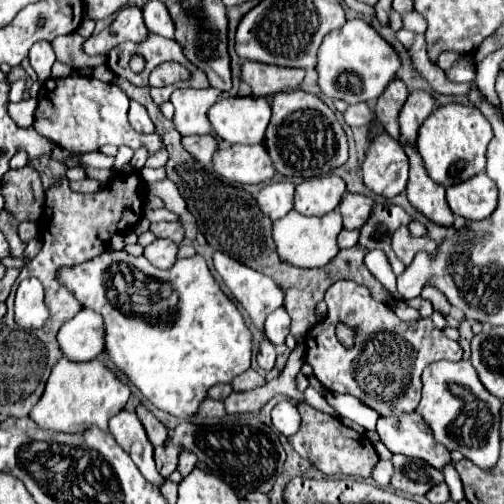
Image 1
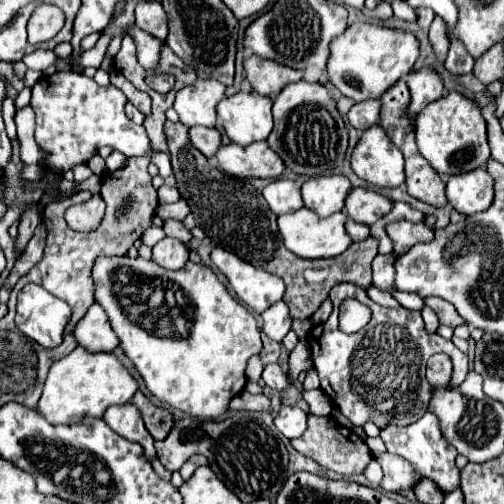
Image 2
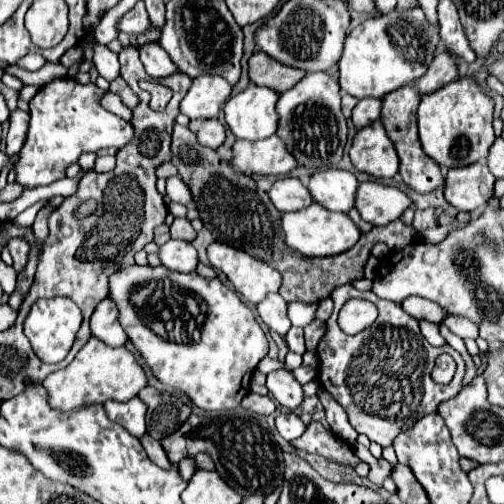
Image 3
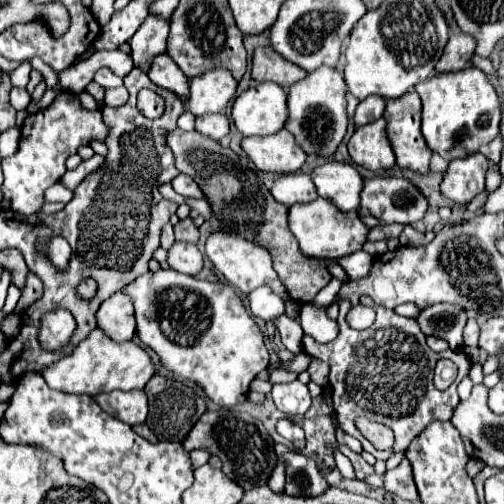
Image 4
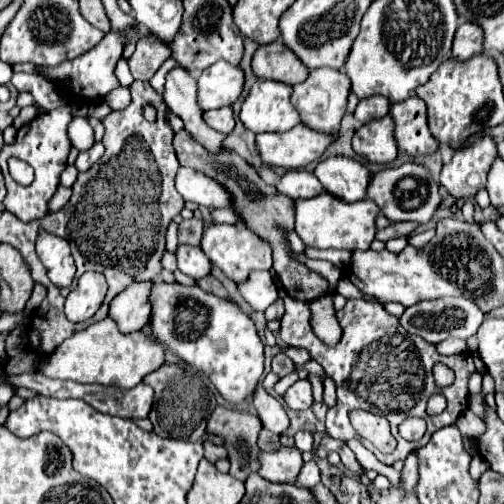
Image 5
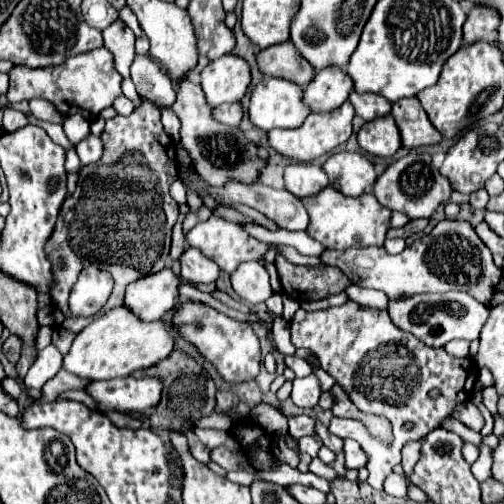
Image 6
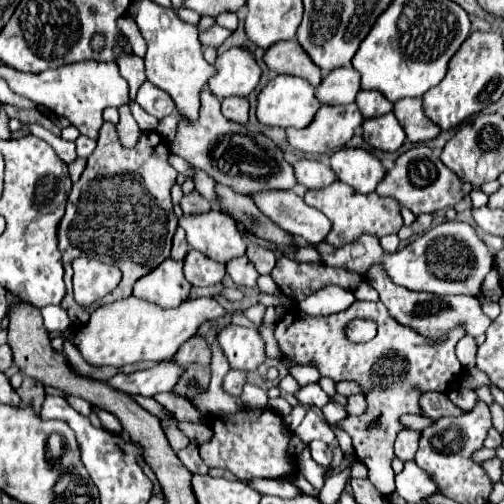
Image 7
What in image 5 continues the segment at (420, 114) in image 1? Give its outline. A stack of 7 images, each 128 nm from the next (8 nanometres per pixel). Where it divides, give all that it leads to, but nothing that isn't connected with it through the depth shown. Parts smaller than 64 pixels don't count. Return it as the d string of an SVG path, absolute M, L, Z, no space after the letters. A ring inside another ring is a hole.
M462 22L456 30L454 36L454 46L452 46L452 60L468 60L470 56L476 56L482 52L482 32L476 28L476 24Z

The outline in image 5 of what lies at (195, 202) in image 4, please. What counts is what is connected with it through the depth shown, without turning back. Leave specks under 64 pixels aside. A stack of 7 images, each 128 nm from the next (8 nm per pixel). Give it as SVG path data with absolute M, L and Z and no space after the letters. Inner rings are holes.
M228 208L214 209L211 213L212 221L216 224L227 223L227 224L237 224L241 222L236 211Z

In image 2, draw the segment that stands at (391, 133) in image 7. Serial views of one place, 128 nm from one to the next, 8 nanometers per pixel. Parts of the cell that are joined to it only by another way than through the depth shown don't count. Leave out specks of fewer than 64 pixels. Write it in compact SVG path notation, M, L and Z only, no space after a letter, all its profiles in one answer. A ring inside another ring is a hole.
M376 124L364 132L352 152L352 170L378 188L398 188L406 180L404 156Z

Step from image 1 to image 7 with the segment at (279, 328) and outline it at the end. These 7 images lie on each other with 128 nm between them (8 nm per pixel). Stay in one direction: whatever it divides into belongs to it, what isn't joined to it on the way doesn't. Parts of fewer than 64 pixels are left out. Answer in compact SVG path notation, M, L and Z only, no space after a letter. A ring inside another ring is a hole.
M240 256L236 260L230 260L226 264L226 272L234 280L234 284L238 284L242 288L250 288L250 290L256 290L258 288L258 276L260 274L256 272L254 264L246 256Z

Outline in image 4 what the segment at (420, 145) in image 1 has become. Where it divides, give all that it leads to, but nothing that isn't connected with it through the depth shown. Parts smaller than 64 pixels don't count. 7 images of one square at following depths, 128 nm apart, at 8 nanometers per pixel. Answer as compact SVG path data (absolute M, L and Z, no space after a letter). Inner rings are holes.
M466 68L460 72L436 74L414 88L422 98L422 134L428 148L444 160L468 158L494 140L500 124L500 100L486 72Z

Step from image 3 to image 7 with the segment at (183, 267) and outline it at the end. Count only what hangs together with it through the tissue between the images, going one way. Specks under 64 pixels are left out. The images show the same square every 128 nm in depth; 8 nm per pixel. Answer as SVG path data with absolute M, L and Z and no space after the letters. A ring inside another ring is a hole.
M188 250L184 258L184 274L192 286L214 286L222 282L226 274L226 266L210 260L202 252Z

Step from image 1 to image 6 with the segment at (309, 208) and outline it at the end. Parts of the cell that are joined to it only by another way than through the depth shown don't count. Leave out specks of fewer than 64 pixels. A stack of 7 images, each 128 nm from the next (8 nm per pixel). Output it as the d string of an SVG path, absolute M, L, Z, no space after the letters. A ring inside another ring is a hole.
M354 152L332 154L322 164L322 170L328 174L330 184L346 196L360 196L376 182L372 162L368 162L368 158L364 158L362 154Z

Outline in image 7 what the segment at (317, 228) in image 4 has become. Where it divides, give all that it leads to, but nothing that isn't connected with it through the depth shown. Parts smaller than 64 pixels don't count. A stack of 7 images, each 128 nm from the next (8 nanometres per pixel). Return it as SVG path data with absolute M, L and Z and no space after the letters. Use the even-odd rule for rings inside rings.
M336 180L328 188L306 192L304 202L328 216L332 222L332 230L328 232L326 240L332 246L346 246L354 240L358 240L362 234L372 234L376 238L382 238L386 234L396 234L402 228L402 216L400 216L400 204L390 198L380 198L376 192L372 194L360 194L352 188L348 188L344 182Z

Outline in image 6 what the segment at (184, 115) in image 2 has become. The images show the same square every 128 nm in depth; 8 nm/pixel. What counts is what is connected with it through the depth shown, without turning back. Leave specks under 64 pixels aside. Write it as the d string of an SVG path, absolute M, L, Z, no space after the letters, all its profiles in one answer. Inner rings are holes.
M228 54L212 60L202 72L202 90L208 106L216 108L224 102L240 102L250 84L250 68L246 60Z

